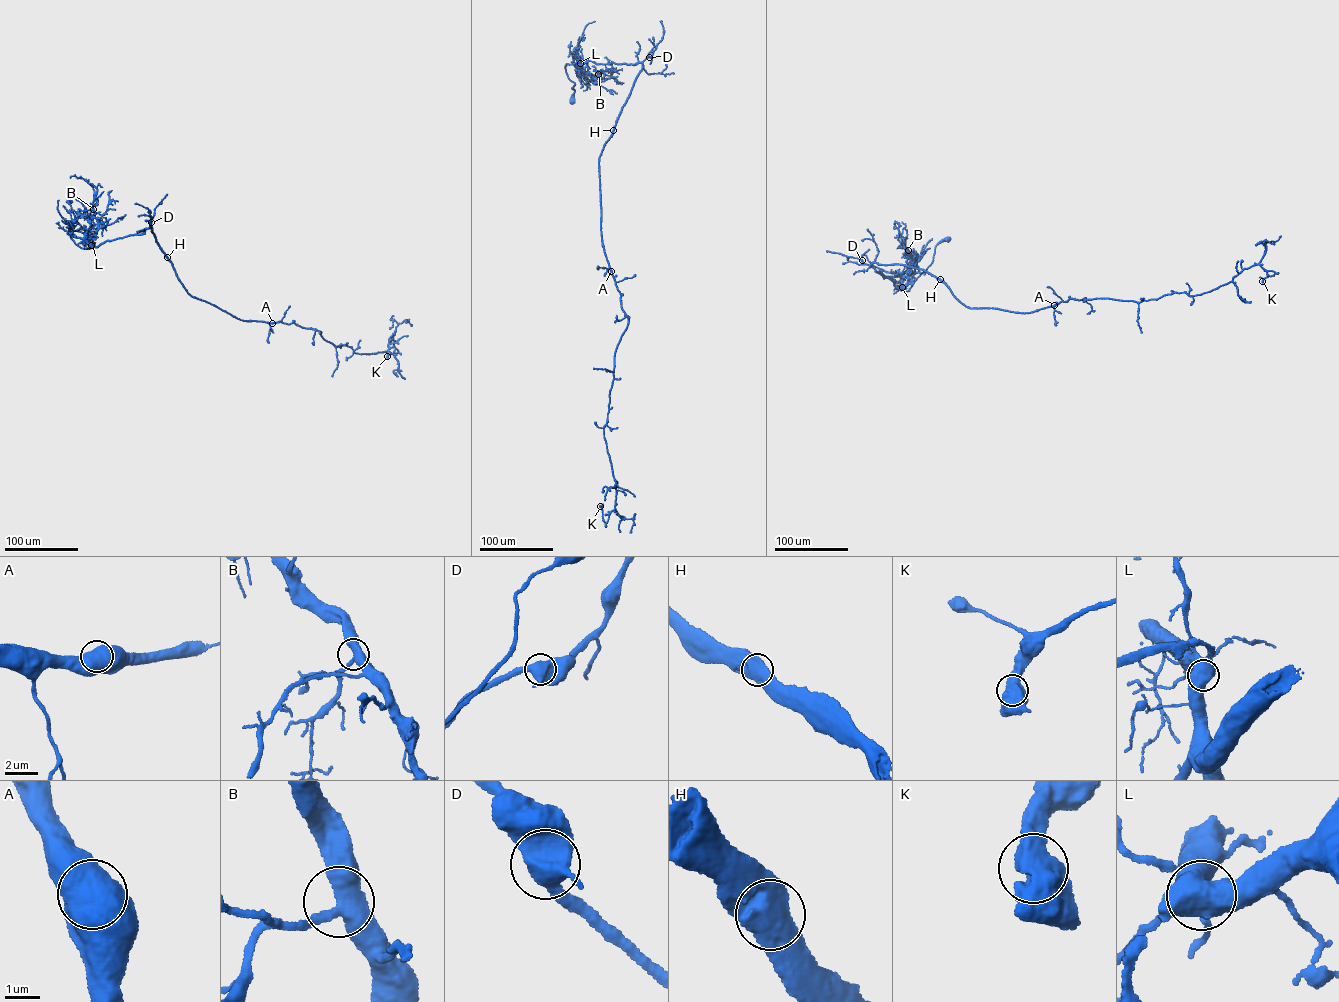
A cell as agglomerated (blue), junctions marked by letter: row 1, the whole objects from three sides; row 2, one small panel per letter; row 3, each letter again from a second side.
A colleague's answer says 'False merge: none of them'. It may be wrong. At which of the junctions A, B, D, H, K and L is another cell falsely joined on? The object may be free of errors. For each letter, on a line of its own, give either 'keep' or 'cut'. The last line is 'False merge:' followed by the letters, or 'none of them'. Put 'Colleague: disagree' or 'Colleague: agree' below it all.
A: keep
B: keep
D: keep
H: keep
K: keep
L: keep
False merge: none of them
Colleague: agree

